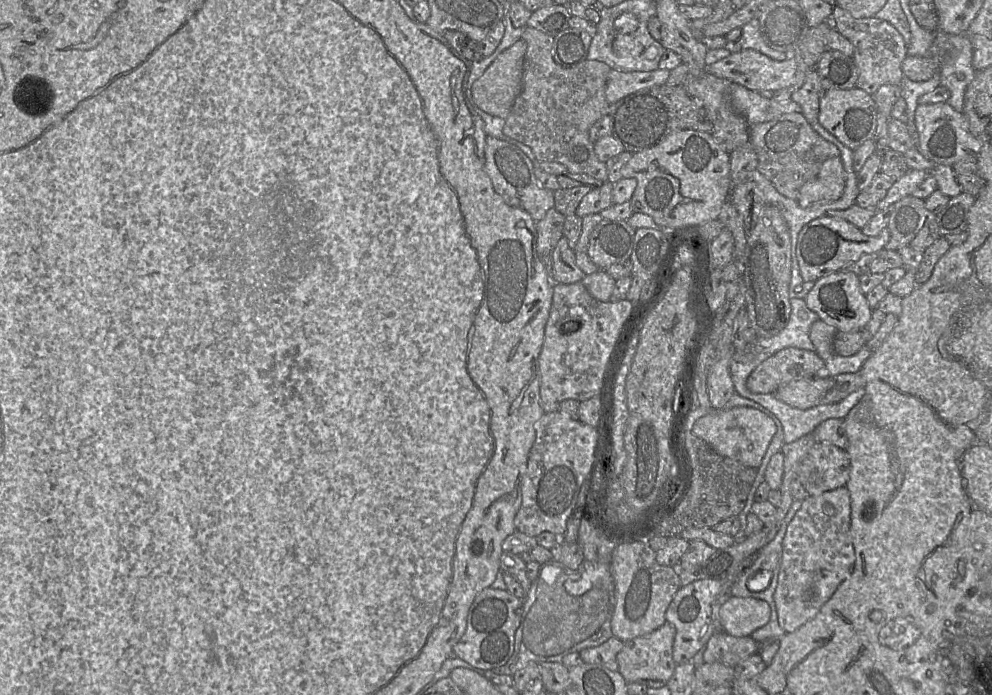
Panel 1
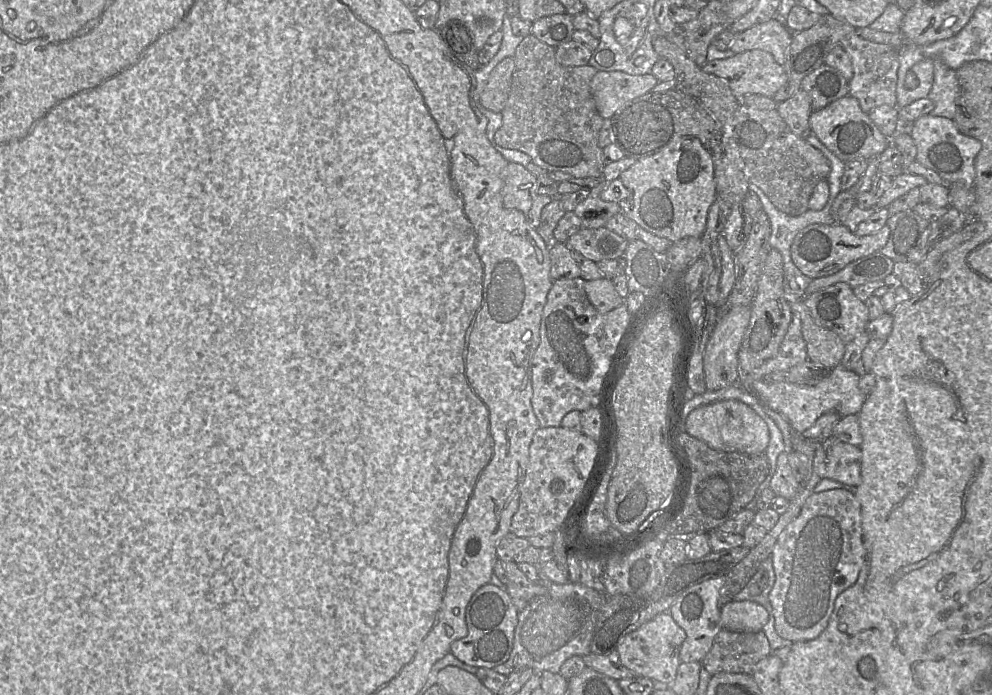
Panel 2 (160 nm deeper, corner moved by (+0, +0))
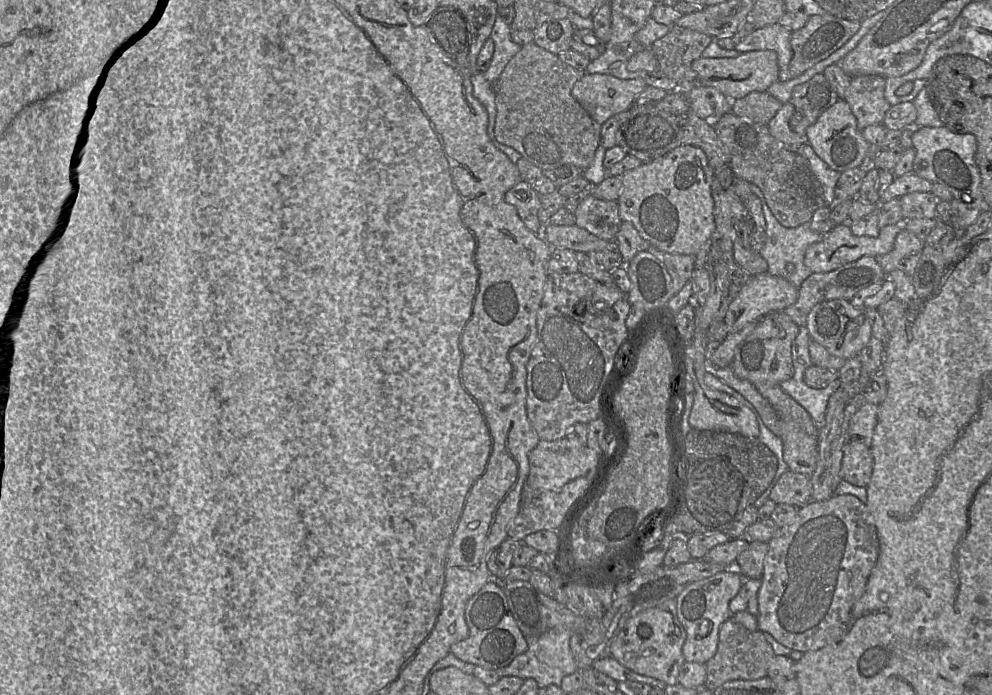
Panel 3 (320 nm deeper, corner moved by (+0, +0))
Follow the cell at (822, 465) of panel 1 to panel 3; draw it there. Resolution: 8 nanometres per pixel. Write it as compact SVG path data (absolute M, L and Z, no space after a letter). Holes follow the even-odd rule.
M851 440L844 446L841 478L859 486L868 486L873 472L874 460L871 450L858 440Z

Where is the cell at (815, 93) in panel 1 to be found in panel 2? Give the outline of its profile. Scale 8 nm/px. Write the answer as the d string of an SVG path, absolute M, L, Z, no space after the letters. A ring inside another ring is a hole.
M799 89L792 97L778 103L776 110L794 134L807 138L812 133L809 125L811 99L804 90Z

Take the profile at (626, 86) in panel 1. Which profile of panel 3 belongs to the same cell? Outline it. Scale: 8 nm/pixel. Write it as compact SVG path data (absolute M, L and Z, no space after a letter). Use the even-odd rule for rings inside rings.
M585 73L572 88L572 96L597 123L627 111L647 83L642 78L619 79L609 74Z

